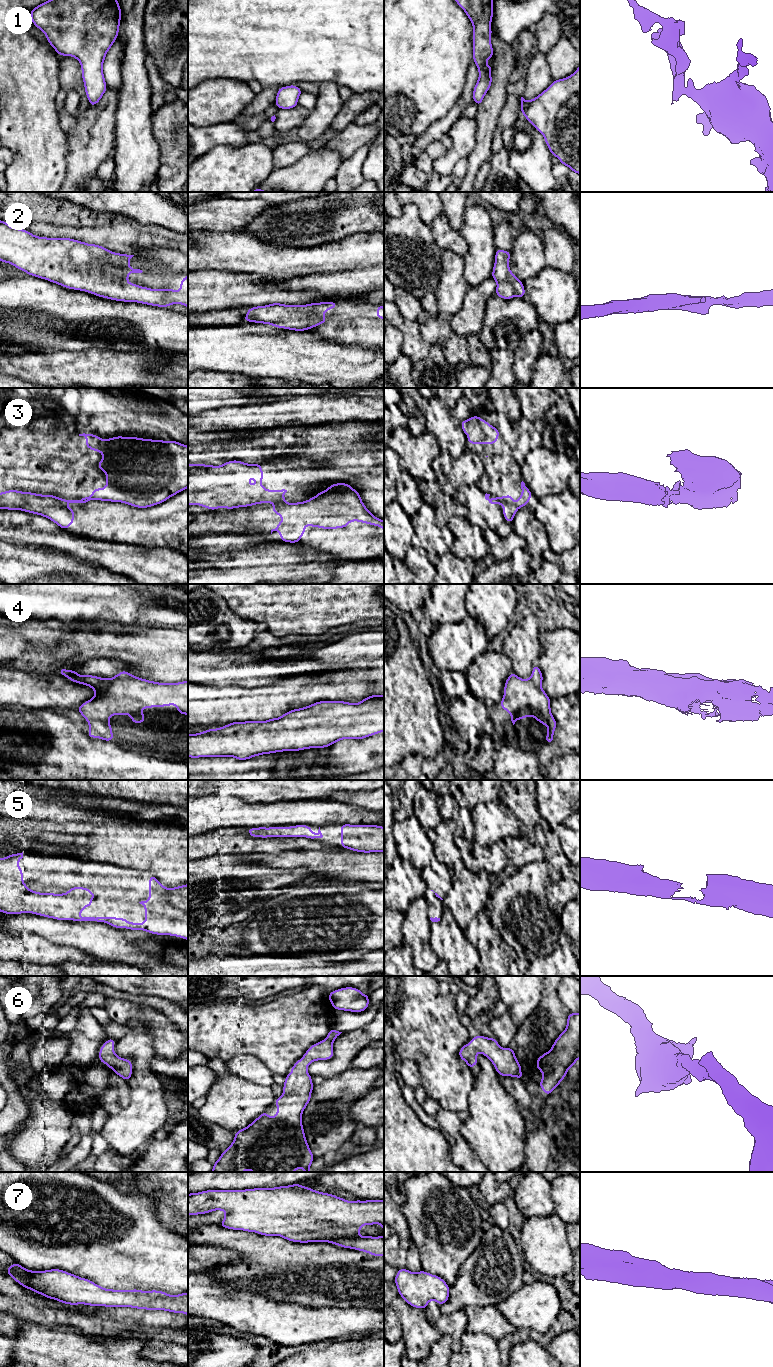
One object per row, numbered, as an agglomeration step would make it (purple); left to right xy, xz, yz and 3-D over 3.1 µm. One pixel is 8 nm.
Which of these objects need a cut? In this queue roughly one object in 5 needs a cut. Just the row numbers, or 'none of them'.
3

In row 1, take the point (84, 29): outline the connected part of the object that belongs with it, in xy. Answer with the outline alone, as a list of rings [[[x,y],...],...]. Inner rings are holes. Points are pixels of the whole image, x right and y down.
[[[48,0],[29,14],[59,56],[71,56],[80,62],[85,94],[90,106],[95,106],[106,92],[103,63],[119,34],[123,13],[118,0]]]

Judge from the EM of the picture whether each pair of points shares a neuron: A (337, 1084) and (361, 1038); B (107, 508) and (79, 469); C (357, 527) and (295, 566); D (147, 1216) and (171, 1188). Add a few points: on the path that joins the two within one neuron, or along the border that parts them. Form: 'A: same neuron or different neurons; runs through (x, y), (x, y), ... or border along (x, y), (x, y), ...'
A: different neurons; border along (350, 1065), (342, 1072), (325, 1079)
B: different neurons; border along (88, 500), (119, 501), (125, 504)
C: different neurons; border along (299, 542), (341, 557)
D: different neurons; border along (137, 1192), (155, 1201), (156, 1216), (167, 1227)

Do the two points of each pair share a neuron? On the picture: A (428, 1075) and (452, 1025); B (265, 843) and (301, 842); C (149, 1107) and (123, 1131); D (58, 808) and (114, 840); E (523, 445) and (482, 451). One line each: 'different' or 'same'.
A: same
B: same
C: same
D: different
E: same

